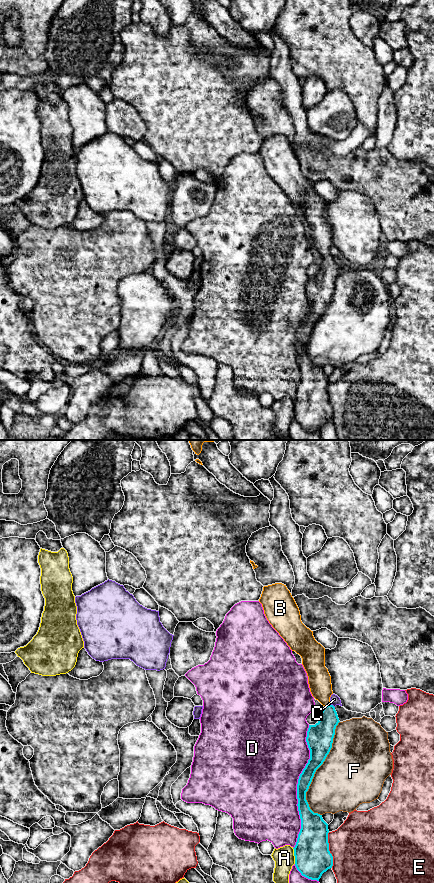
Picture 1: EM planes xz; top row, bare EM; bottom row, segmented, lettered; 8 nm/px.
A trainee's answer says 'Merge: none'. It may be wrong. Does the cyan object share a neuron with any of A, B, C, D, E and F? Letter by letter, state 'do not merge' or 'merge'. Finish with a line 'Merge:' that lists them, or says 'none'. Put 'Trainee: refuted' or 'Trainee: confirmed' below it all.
A: do not merge
B: merge
C: do not merge
D: do not merge
E: do not merge
F: do not merge
Merge: B
Trainee: refuted

